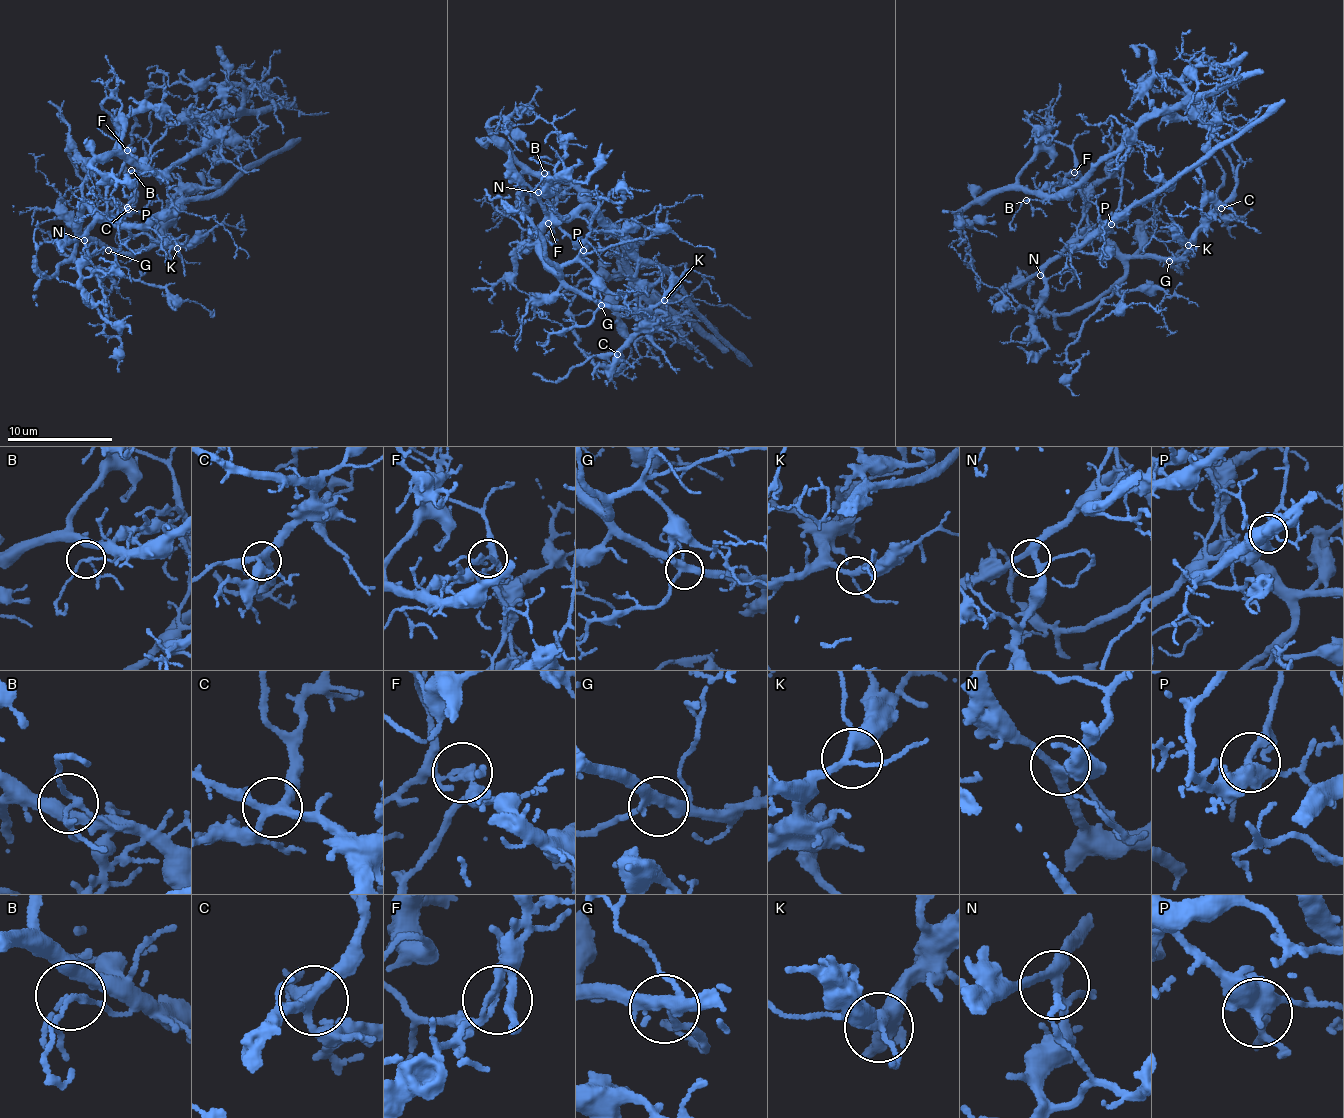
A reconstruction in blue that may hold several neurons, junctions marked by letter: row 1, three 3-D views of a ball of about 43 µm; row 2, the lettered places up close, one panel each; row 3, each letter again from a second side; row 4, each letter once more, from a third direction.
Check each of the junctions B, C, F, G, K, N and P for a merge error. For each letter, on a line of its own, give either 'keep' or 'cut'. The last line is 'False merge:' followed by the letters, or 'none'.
B: keep
C: keep
F: cut
G: keep
K: keep
N: keep
P: keep
False merge: F

